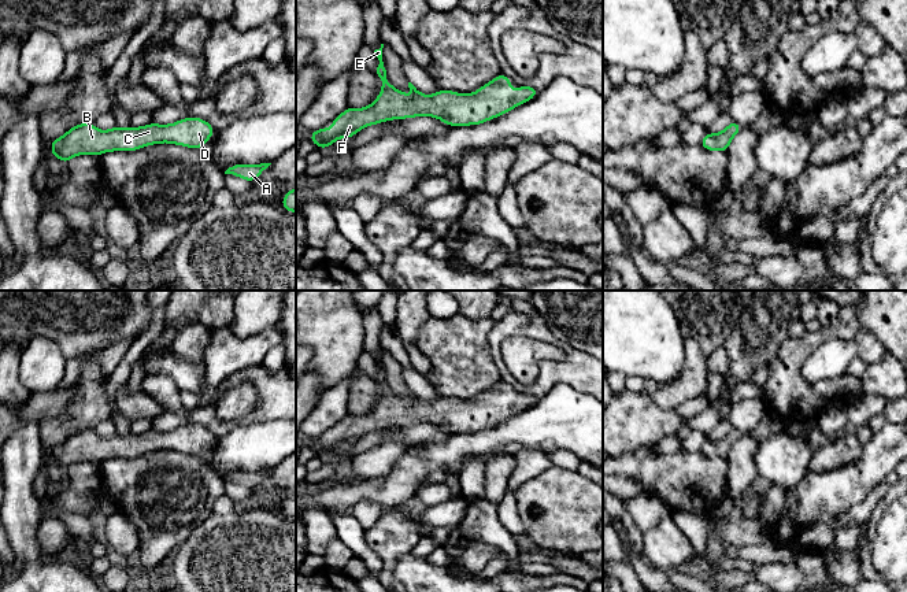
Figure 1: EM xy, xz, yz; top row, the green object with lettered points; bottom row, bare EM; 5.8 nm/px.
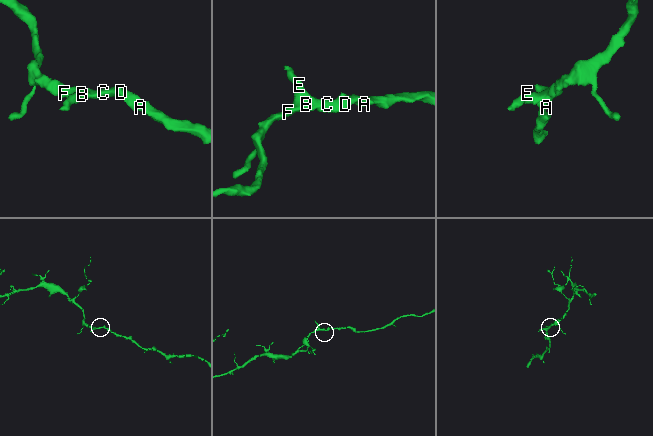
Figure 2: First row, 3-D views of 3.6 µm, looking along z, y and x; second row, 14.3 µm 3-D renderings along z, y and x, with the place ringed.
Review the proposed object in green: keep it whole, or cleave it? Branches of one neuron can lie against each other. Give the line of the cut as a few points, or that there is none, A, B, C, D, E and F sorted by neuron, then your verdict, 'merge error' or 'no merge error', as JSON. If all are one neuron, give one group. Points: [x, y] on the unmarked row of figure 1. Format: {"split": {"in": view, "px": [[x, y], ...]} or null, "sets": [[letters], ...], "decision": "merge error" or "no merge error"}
{"split": null, "sets": [["A", "B", "C", "D", "E", "F"]], "decision": "no merge error"}

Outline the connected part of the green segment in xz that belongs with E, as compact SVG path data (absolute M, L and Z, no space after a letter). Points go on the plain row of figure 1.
M381 351L380 356L374 358L380 367L374 380L382 388L380 403L369 414L359 417L348 414L332 429L330 437L322 434L312 439L308 445L321 456L332 452L340 444L349 445L366 433L389 426L429 422L441 426L449 433L480 432L517 415L519 411L527 410L540 399L533 393L517 391L519 396L519 402L517 403L508 391L511 385L500 381L471 402L460 402L443 396L432 403L426 403L408 389L408 395L414 402L410 406L386 388L382 355L384 351Z

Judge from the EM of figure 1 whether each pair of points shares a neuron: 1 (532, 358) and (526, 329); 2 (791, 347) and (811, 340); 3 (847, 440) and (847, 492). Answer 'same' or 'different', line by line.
1: different
2: same
3: different

